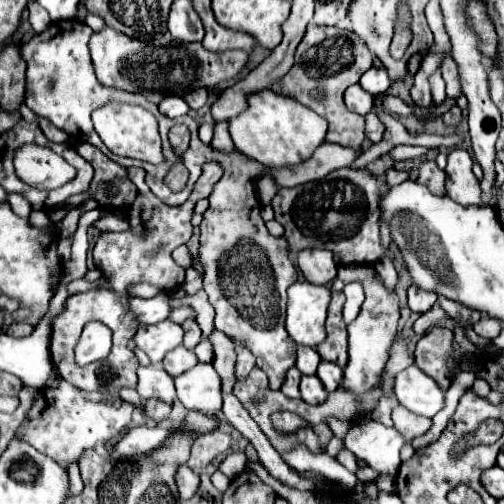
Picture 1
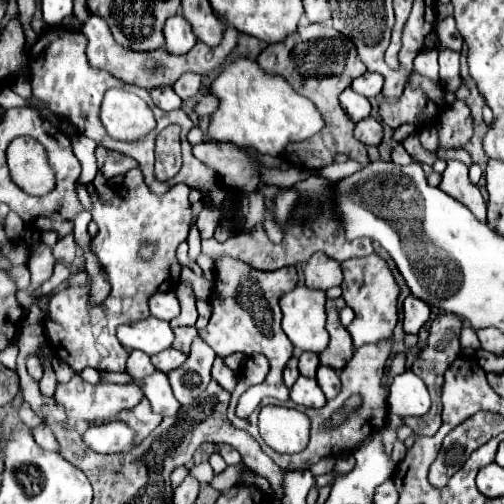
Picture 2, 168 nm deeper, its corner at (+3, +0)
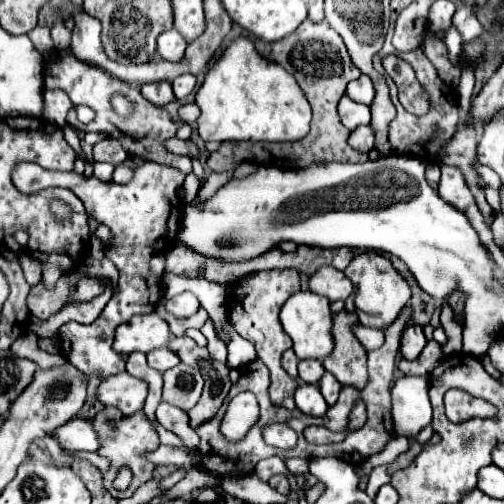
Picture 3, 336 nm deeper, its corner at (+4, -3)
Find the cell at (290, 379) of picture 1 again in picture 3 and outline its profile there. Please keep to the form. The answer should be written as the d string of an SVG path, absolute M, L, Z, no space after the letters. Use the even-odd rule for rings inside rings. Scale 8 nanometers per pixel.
M286 350L286 352L284 352L284 356L282 356L282 368L284 368L292 378L296 378L296 380L298 380L296 366L298 366L298 358L296 358L294 350Z

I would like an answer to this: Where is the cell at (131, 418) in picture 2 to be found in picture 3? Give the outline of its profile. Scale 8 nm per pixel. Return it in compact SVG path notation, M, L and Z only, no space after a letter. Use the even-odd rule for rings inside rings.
M104 408L104 412L100 412L92 426L98 430L98 436L102 438L102 450L98 450L100 456L106 456L112 464L110 464L110 470L104 474L104 486L106 490L114 496L114 498L130 498L136 488L140 488L142 484L146 484L148 480L152 480L152 472L154 472L154 464L146 462L142 458L144 452L148 450L156 450L160 446L158 442L158 432L154 428L154 424L148 420L148 416L144 414L144 410L138 410L130 416L124 416L122 412L114 410L114 408ZM120 468L128 468L132 472L132 482L126 490L118 490L114 488L114 478L118 476Z

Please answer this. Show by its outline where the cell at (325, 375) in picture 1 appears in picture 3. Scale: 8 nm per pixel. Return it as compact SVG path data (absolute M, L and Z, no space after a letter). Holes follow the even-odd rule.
M324 372L324 376L322 376L322 380L318 382L318 386L320 386L320 392L324 394L328 406L332 406L332 404L338 400L338 392L340 392L342 384L340 384L330 372Z

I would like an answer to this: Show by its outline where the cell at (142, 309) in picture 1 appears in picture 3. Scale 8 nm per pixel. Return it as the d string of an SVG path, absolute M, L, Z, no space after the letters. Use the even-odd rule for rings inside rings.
M182 292L174 298L168 298L164 302L164 308L166 308L166 312L170 312L176 318L188 318L198 310L198 300L192 292Z

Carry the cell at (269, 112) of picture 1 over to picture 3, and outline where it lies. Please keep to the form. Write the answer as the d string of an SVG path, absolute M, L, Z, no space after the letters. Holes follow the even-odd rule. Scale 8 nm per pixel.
M236 38L220 60L208 70L204 84L196 92L196 104L200 106L202 114L198 118L198 134L204 142L294 142L308 134L310 130L310 104L304 98L300 86L294 82L294 76L282 70L278 64L266 62L260 54L256 54L254 44L248 38Z

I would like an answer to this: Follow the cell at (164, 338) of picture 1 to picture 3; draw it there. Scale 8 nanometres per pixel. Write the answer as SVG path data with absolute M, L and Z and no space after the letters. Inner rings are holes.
M156 312L134 316L128 322L120 324L116 328L114 338L114 350L120 354L132 354L132 352L144 352L162 348L170 342L170 330L164 318L160 318Z

